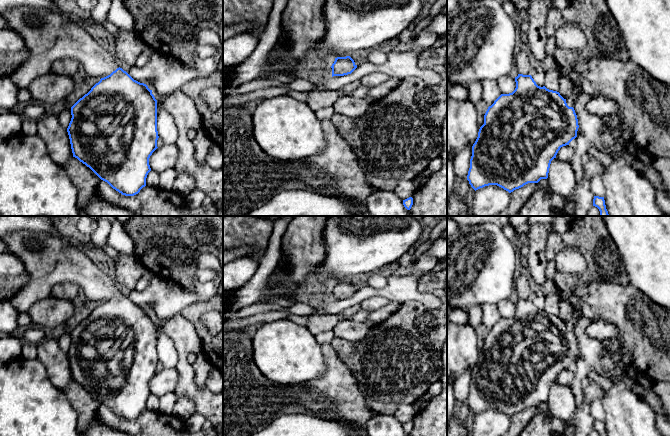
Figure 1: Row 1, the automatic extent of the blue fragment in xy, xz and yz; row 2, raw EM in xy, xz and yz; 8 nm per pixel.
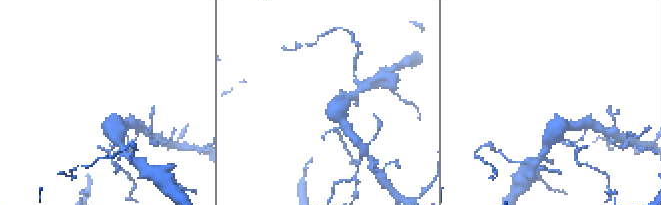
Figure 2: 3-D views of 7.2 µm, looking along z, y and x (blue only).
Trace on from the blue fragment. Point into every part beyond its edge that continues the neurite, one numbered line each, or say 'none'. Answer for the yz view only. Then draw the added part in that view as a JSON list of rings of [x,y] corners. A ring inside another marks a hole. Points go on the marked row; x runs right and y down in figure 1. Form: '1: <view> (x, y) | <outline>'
1: yz (524, 64) | [[[519,45],[515,51],[515,69],[519,74],[532,75],[534,72],[535,62],[524,45]]]

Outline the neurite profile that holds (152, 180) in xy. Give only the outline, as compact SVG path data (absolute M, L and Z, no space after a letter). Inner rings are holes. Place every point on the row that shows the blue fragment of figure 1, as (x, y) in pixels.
M151 170L146 178L146 186L149 187L159 187L159 177L160 173Z

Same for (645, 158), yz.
M640 150L636 157L645 165L653 165L654 158L645 151Z

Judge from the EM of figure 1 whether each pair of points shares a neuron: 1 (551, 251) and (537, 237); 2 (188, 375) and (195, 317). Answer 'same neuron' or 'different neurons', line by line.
1: different neurons
2: different neurons

